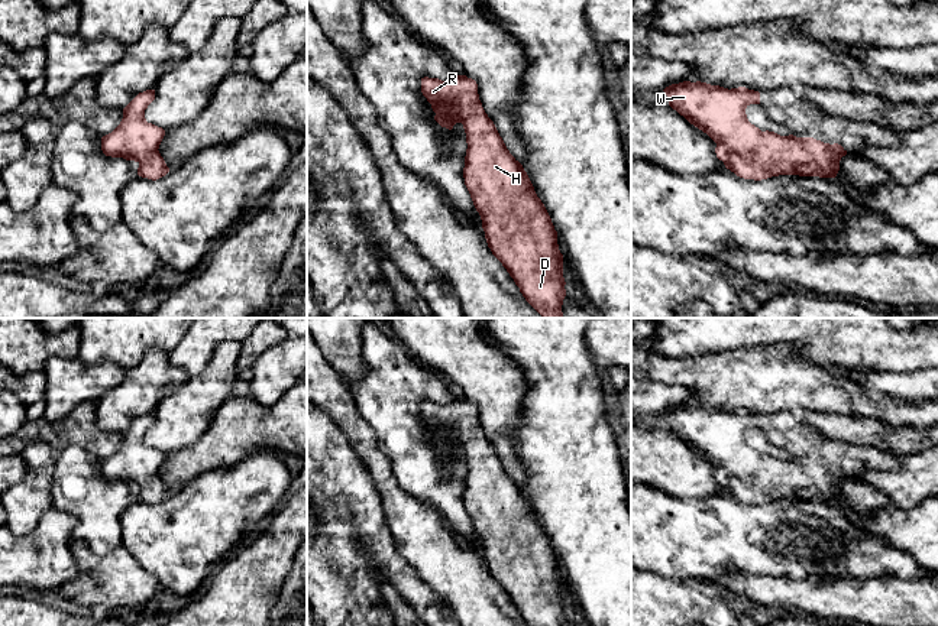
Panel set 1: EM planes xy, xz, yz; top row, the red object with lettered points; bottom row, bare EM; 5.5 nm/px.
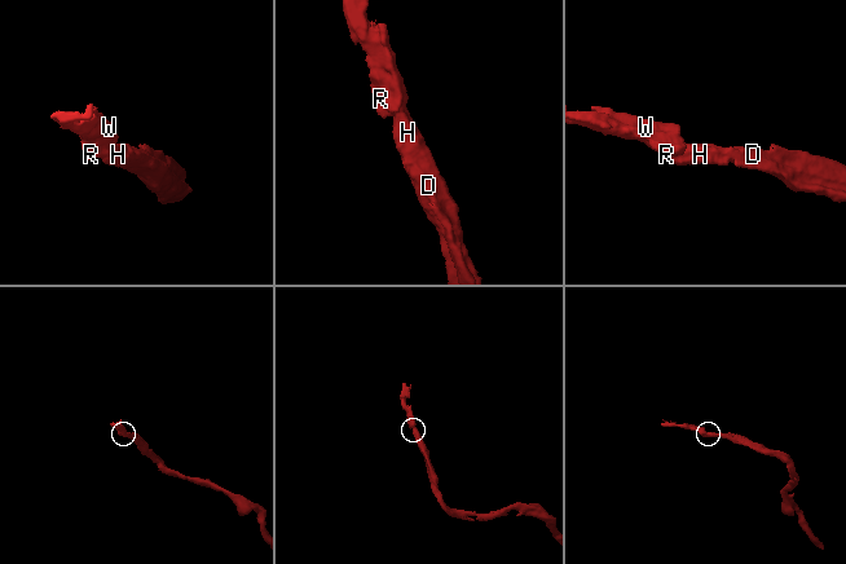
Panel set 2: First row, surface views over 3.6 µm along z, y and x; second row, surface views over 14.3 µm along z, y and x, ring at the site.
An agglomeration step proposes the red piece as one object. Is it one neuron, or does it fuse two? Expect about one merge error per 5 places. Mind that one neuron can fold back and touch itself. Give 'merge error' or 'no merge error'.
no merge error

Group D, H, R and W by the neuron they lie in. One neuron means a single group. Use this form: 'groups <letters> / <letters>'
groups D H R W

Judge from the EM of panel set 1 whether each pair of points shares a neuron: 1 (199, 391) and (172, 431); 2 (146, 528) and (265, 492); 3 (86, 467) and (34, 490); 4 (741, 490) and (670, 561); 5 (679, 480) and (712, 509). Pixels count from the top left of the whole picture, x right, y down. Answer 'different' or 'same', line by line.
1: same
2: same
3: different
4: different
5: different

